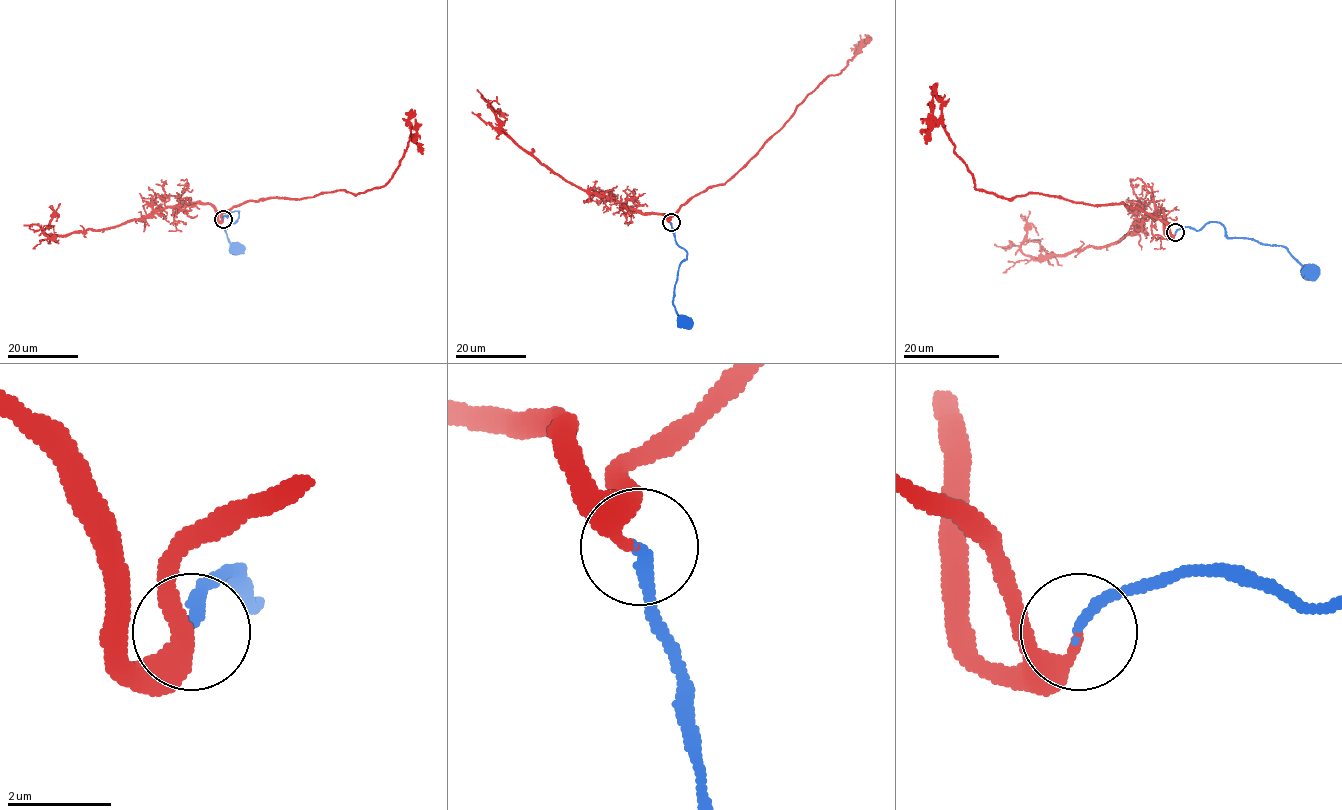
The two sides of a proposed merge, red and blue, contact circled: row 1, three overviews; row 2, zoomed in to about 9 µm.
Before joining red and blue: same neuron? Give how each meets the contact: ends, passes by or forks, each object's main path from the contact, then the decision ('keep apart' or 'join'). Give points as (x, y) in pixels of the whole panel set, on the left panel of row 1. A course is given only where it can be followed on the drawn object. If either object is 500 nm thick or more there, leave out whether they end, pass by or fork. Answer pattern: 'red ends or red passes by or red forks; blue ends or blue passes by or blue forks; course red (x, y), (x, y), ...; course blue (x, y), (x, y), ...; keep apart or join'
red ends; blue ends; course red (223, 219), (223, 213), (246, 202), (380, 187), (402, 158), (415, 110); course blue (223, 219), (225, 215), (227, 217), (233, 211), (239, 211), (239, 217), (225, 229), (227, 239), (235, 247); join

